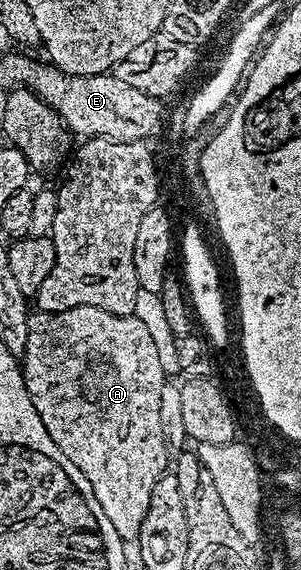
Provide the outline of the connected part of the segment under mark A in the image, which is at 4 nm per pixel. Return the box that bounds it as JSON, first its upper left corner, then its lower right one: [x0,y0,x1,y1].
[20,307,168,543]

